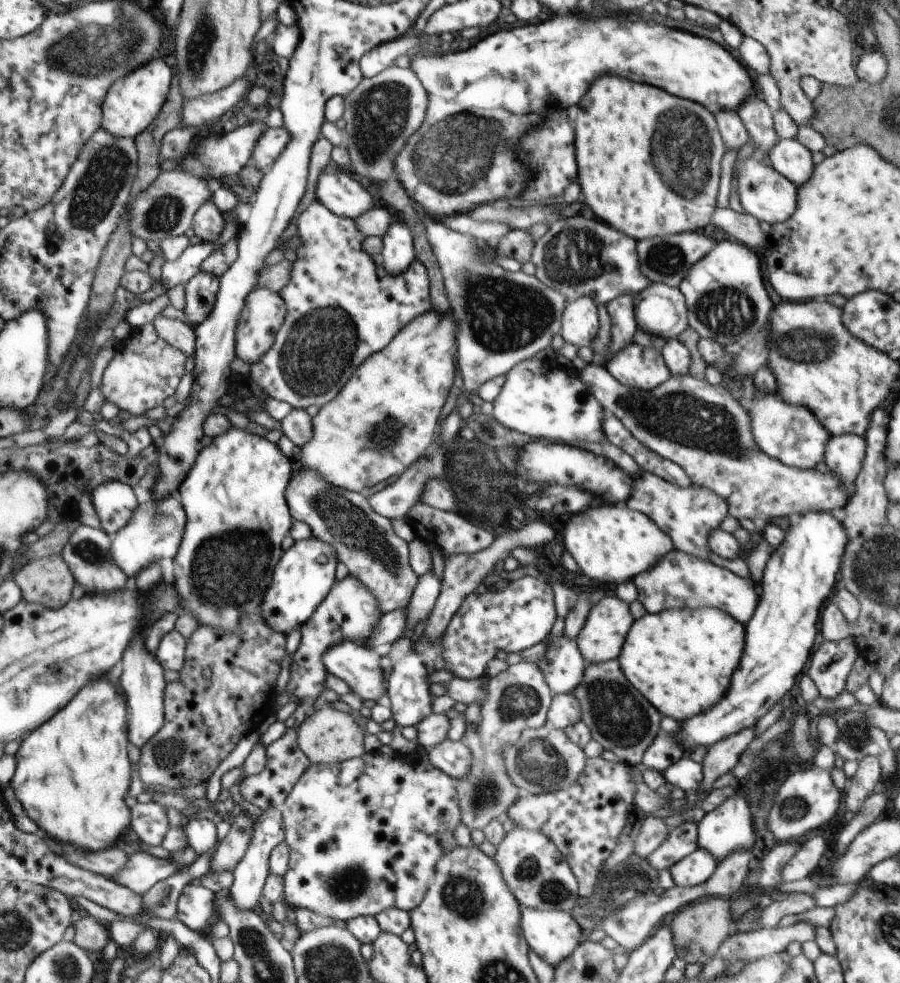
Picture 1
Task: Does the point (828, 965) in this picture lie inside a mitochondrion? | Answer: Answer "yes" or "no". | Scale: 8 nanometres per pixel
no

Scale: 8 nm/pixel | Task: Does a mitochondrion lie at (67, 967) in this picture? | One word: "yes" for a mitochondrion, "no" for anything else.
yes

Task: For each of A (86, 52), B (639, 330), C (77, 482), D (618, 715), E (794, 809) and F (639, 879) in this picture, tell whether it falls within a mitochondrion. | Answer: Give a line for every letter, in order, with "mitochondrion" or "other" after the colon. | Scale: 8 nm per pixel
A: mitochondrion
B: other
C: other
D: mitochondrion
E: mitochondrion
F: mitochondrion

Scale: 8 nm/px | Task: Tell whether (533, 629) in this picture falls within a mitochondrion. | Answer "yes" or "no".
no

